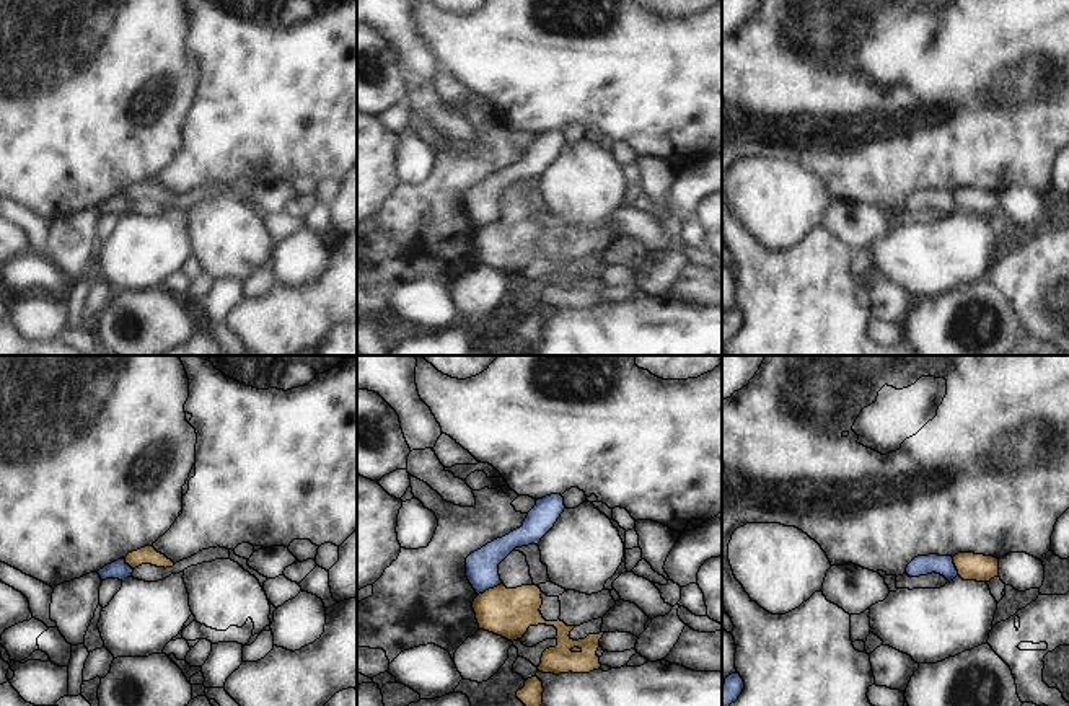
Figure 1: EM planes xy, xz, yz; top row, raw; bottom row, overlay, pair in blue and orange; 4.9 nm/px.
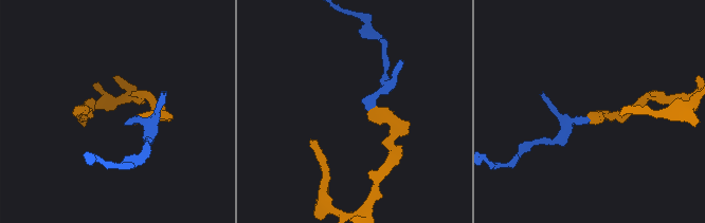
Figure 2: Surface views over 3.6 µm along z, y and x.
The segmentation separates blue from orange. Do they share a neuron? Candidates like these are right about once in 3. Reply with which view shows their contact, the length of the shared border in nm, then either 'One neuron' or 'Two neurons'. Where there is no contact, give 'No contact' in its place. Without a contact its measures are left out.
Touches blue in xz. Shared border 140 nm. Two neurons

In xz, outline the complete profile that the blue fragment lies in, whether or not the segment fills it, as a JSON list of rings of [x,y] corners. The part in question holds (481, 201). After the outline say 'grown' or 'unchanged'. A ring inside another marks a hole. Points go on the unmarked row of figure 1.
[[[551,129],[536,135],[523,160],[497,173],[466,192],[466,212],[476,228],[484,228],[502,218],[499,199],[515,184],[538,179],[564,147],[564,132]]]; unchanged

